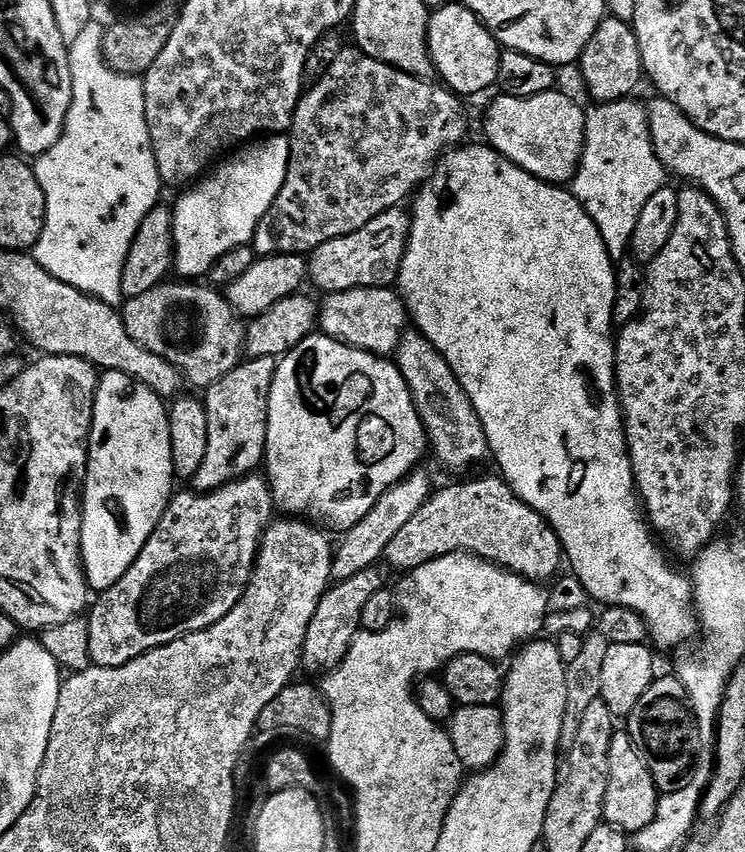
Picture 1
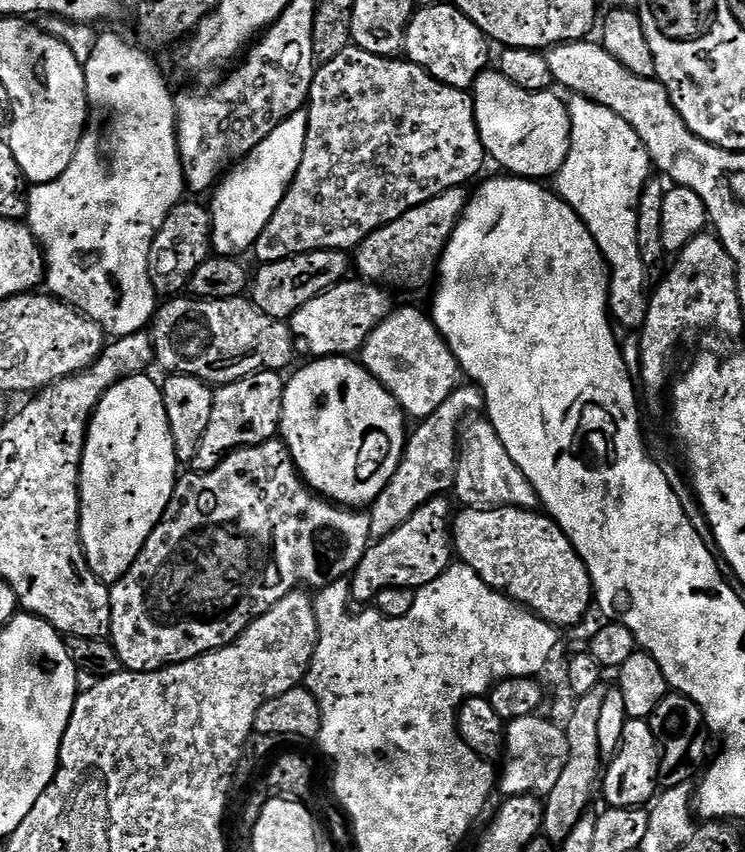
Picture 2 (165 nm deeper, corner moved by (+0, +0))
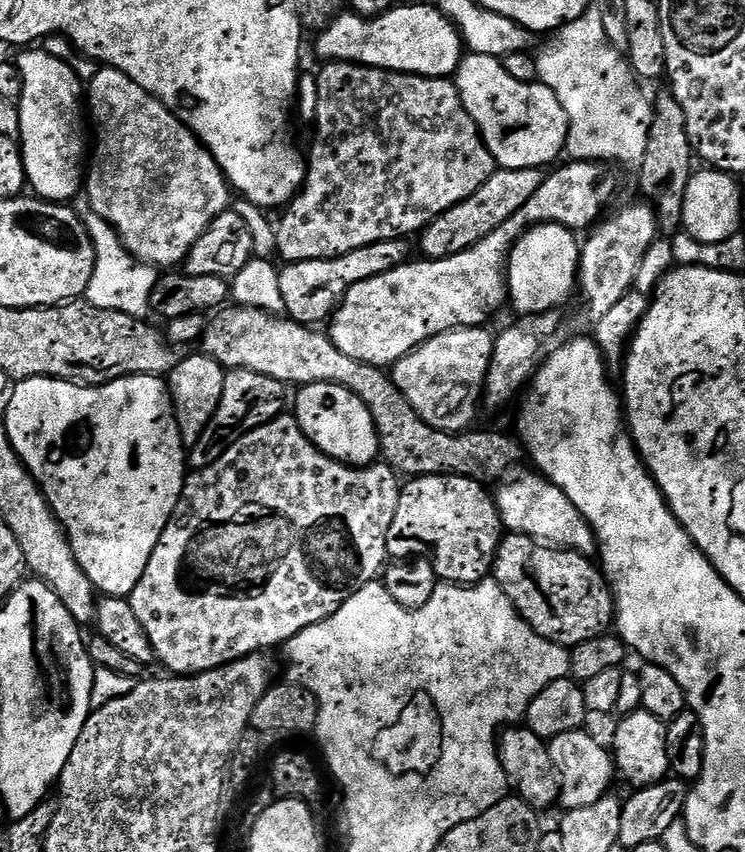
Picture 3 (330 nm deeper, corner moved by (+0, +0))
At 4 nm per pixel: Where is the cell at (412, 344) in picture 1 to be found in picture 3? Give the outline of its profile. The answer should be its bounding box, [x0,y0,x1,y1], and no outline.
[494,471,598,557]

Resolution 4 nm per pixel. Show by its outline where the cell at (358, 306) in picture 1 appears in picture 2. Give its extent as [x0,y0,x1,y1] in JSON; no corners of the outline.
[358,307,462,418]

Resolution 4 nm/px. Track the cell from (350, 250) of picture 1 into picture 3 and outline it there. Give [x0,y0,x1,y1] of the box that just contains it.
[419,168,545,260]

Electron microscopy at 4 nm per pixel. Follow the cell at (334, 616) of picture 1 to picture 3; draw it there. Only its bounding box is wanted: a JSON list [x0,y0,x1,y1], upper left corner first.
[386,474,502,586]

